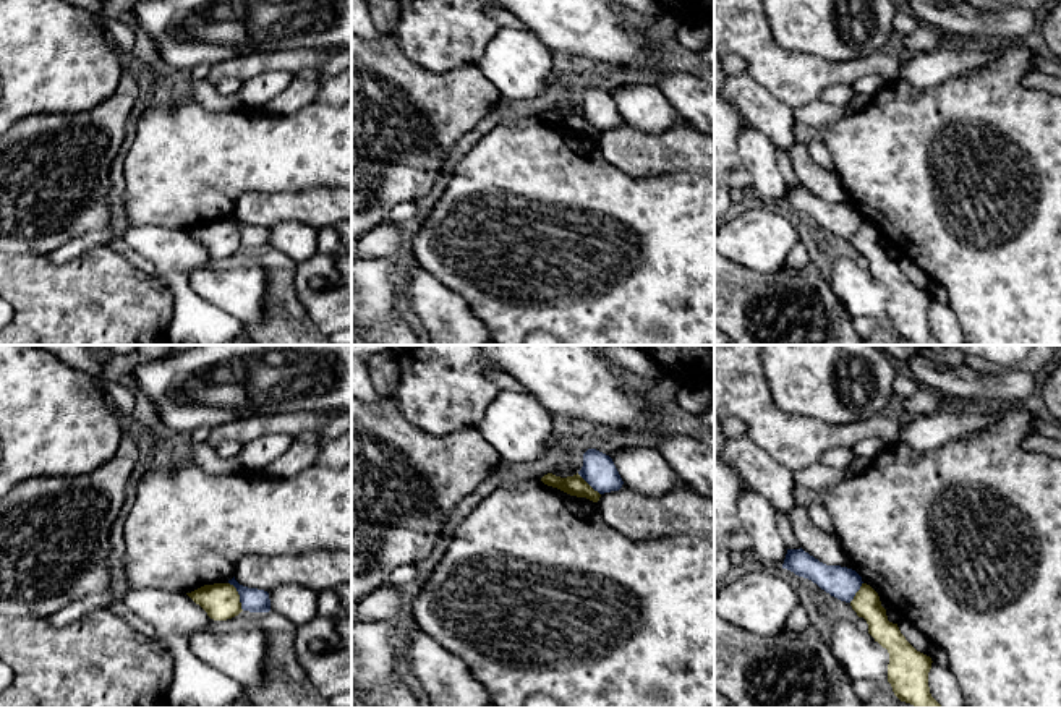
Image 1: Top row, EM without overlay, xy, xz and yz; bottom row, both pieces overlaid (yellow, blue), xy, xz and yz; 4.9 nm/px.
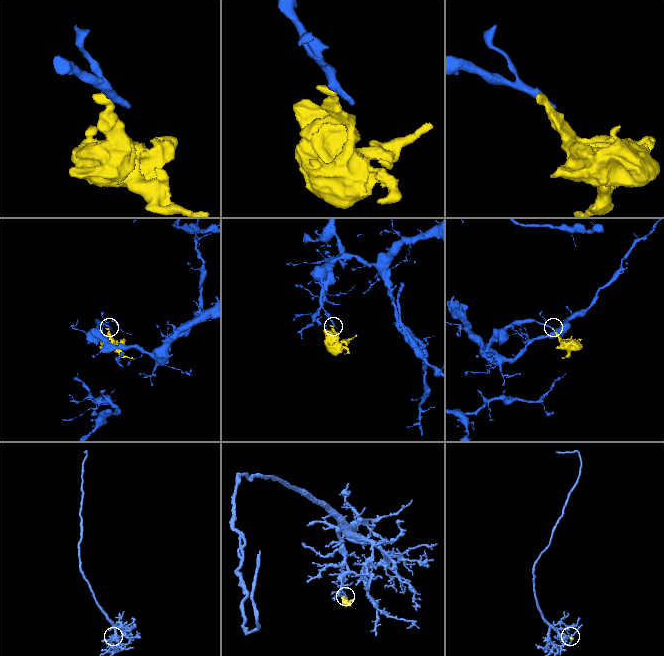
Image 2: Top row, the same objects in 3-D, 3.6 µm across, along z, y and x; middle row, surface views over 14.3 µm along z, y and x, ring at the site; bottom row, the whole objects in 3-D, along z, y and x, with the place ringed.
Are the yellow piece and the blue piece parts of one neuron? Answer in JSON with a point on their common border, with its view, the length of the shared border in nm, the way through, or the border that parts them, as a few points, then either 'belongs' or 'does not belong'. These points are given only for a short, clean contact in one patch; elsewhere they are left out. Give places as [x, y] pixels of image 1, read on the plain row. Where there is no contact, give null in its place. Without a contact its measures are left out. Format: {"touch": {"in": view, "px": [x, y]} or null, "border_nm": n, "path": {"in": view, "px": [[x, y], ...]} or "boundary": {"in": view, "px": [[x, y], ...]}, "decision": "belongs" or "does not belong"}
{"touch": {"in": "xy", "px": [238, 234]}, "border_nm": 160, "boundary": {"in": "xy", "px": [[229, 219], [235, 226], [243, 247]]}, "decision": "does not belong"}

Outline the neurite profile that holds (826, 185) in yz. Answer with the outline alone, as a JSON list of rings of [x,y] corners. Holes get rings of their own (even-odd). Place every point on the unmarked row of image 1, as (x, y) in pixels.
[[[797,143],[789,151],[792,168],[800,185],[826,203],[841,203],[857,209],[855,199],[850,196],[836,172],[818,167],[808,154],[808,146]]]

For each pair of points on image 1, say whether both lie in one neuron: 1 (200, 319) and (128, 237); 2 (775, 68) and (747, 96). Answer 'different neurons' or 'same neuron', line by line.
1: same neuron
2: different neurons

